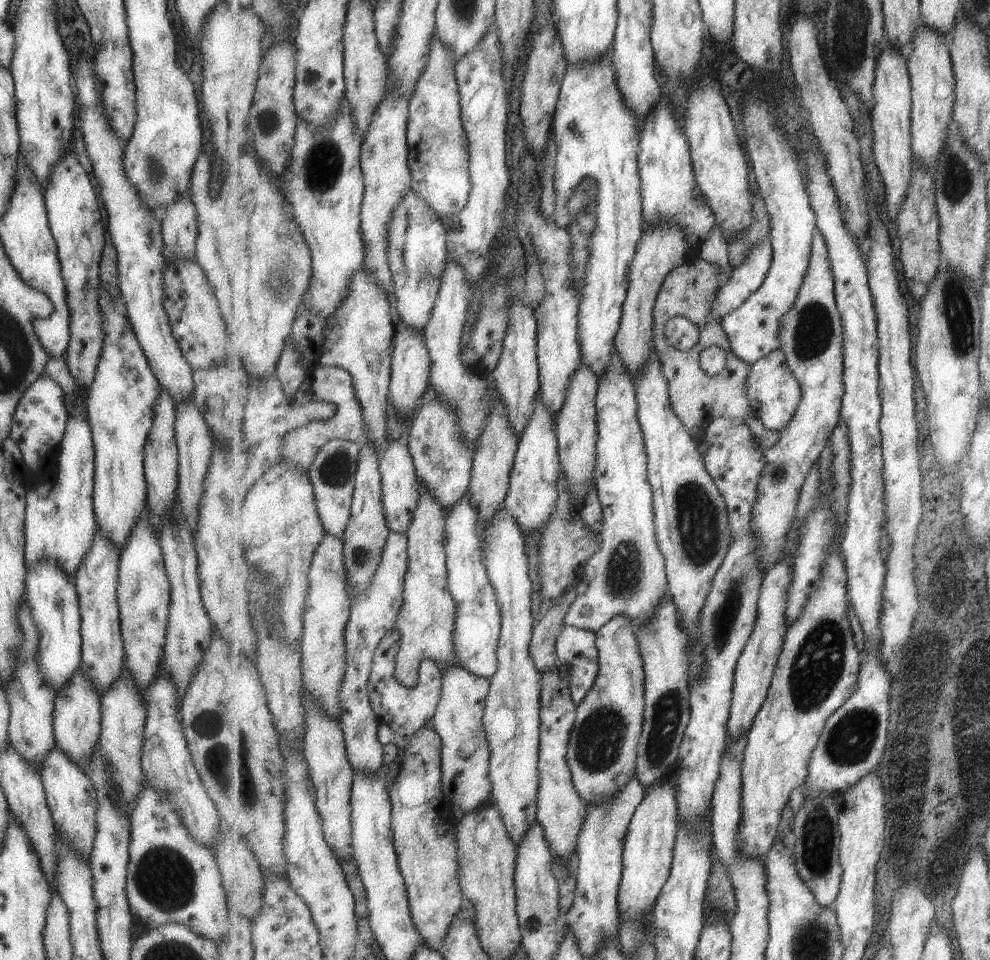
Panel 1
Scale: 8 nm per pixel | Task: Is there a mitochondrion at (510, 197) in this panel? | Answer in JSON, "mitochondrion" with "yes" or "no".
{"mitochondrion":"no"}

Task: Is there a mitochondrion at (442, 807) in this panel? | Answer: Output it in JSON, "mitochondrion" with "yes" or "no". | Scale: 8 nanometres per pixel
{"mitochondrion":"no"}

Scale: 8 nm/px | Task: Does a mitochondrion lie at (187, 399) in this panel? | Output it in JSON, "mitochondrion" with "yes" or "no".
{"mitochondrion":"no"}

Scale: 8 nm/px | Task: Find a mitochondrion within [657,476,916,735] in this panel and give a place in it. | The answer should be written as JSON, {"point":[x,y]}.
{"point":[817,664]}

